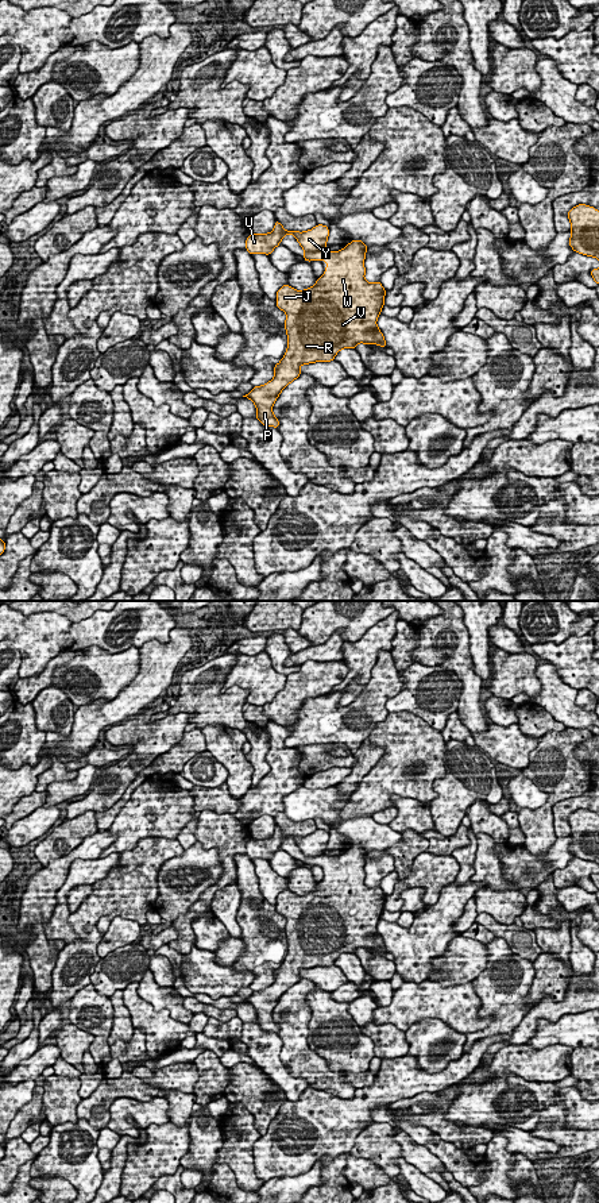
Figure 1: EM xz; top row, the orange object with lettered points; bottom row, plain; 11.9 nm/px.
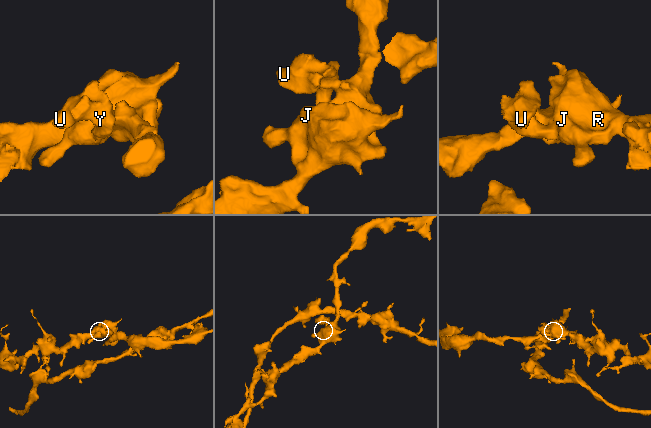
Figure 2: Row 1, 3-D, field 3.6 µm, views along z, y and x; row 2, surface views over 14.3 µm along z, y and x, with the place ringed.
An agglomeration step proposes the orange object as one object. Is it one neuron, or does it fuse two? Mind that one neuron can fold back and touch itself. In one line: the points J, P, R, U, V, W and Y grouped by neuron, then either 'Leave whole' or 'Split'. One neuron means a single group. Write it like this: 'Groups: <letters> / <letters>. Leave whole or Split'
Groups: J P R V W / U Y. Split

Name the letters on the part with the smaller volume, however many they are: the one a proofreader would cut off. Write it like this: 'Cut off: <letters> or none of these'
Cut off: U, Y

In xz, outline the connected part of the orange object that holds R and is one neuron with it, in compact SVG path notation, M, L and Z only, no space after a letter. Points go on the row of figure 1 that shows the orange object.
M356 239L343 250L304 252L305 261L325 261L325 273L305 290L283 285L277 292L277 308L286 313L287 350L274 366L274 378L243 396L256 406L256 419L266 427L279 427L273 405L281 392L301 375L302 365L335 360L343 348L359 343L386 348L376 320L384 305L382 284L364 279L367 246Z

